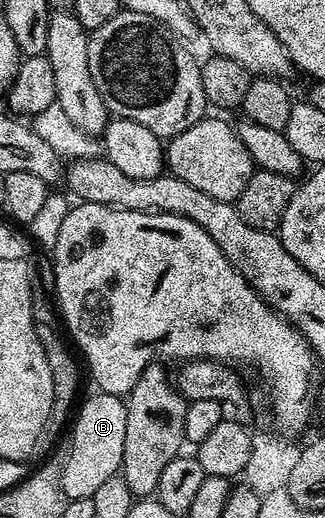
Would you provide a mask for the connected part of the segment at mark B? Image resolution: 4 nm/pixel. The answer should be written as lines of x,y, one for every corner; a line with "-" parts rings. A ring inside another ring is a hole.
97,391
84,405
77,407
71,421
72,433
68,436
68,457
62,466
62,490
68,500
92,498
94,490
106,478
121,471
122,450
126,450
126,414
128,405
109,392
-
76,420
76,421
75,421

